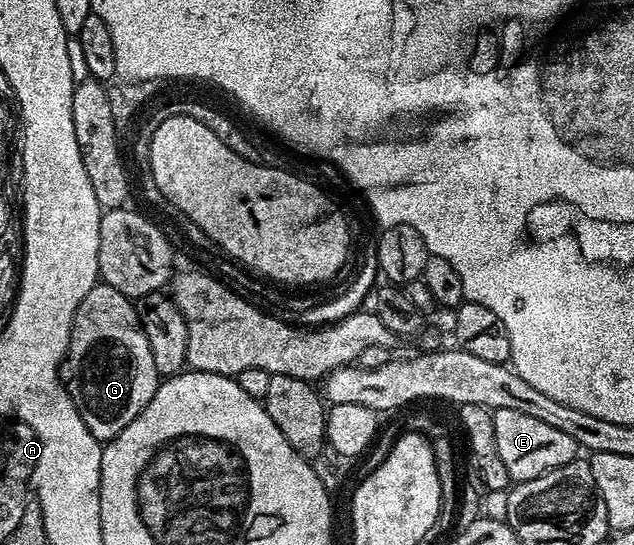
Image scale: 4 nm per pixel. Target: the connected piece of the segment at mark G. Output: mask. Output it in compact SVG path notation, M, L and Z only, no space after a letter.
M101 282L95 284L92 290L88 290L84 302L80 302L80 306L74 315L70 345L66 351L66 359L62 361L60 379L62 383L65 384L66 392L72 398L76 410L80 414L80 418L84 418L88 430L92 430L92 434L99 442L105 442L112 438L116 438L116 434L120 434L120 430L124 430L124 426L128 426L128 422L132 422L132 418L136 418L136 414L140 414L140 410L144 410L144 406L148 406L148 402L152 402L152 394L156 394L156 390L160 383L160 377L156 370L156 362L152 362L152 346L148 344L148 338L140 326L140 322L138 321L138 309L135 301L131 299L131 297L120 294L120 290L116 290L112 286L108 286Z

